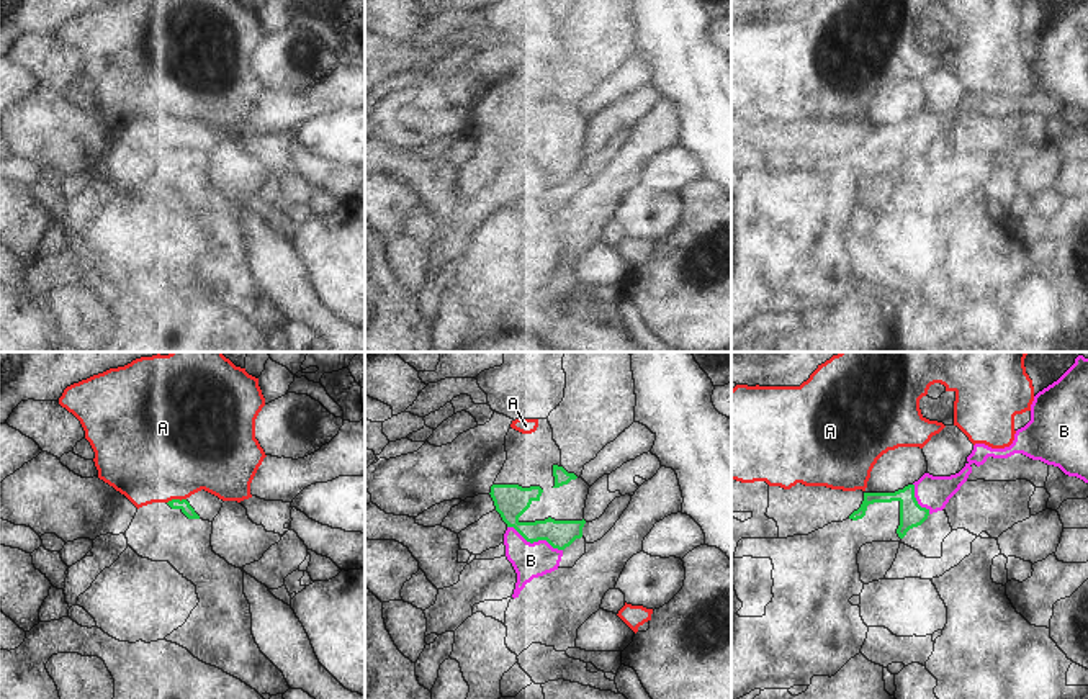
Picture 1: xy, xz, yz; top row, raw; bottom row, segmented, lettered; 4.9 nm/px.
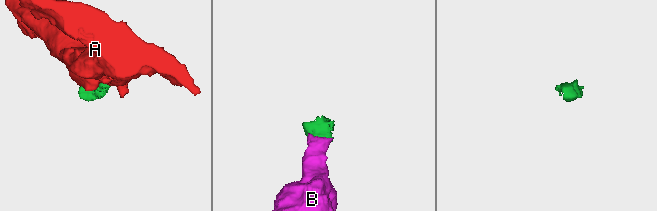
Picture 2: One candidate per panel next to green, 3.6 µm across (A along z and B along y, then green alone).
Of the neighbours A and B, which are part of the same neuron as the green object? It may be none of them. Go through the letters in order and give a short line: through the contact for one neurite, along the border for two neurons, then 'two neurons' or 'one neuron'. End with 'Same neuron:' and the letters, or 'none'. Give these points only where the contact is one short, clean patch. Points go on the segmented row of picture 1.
A: line xy (185, 498), (167, 503); two neurons
B: line xz (511, 501), (511, 519), (535, 541), (530, 560); one neuron
Same neuron: B

